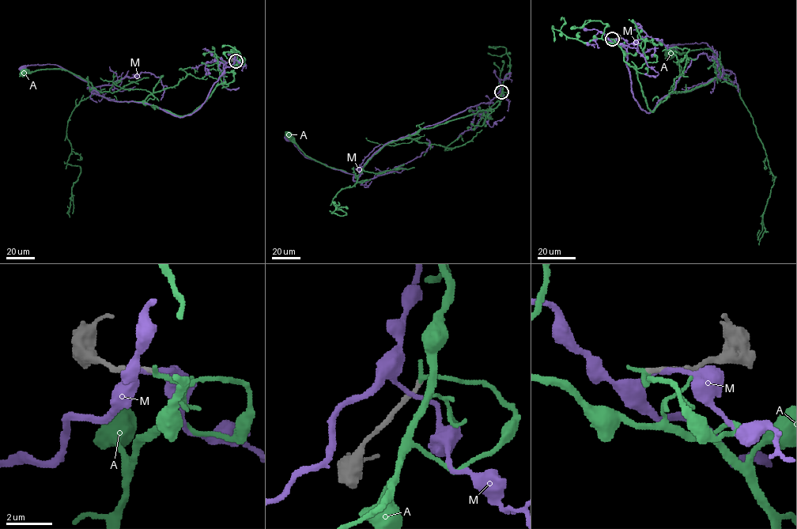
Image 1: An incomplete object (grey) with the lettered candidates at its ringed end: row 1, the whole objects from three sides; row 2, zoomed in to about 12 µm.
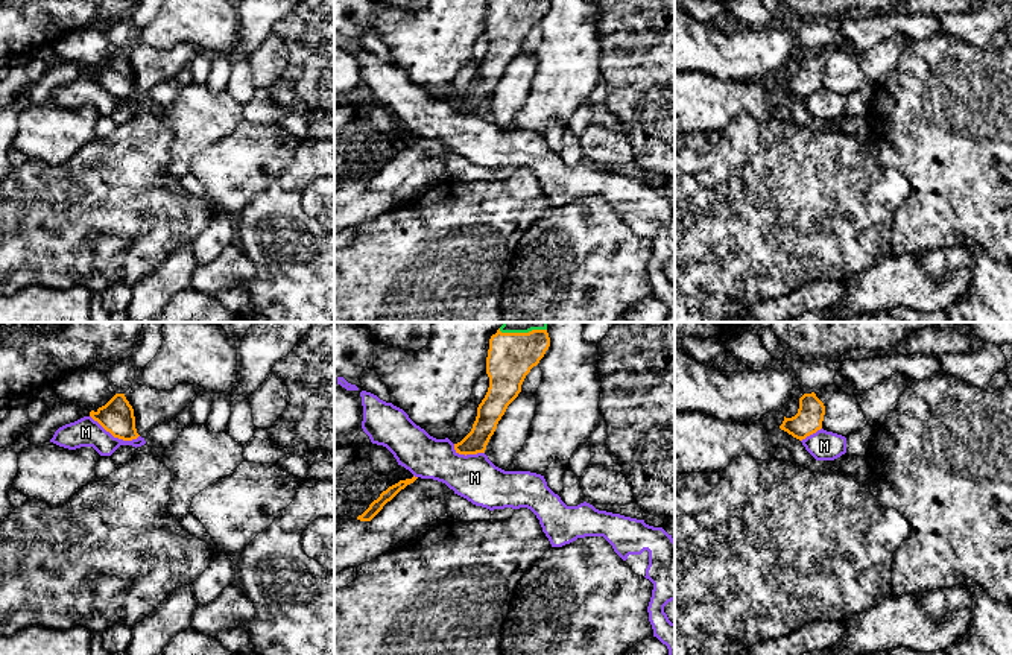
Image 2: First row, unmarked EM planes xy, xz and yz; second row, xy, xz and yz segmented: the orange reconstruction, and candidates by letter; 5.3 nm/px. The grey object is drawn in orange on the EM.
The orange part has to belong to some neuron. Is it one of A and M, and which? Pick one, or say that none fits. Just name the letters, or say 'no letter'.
A

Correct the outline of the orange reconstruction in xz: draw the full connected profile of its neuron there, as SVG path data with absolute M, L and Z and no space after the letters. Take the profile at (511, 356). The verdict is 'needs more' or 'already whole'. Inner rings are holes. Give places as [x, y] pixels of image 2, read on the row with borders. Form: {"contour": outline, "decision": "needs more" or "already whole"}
{"contour": "M503 322L489 339L486 374L489 388L477 407L471 432L457 444L459 454L485 453L508 406L550 346L547 322Z", "decision": "needs more"}

